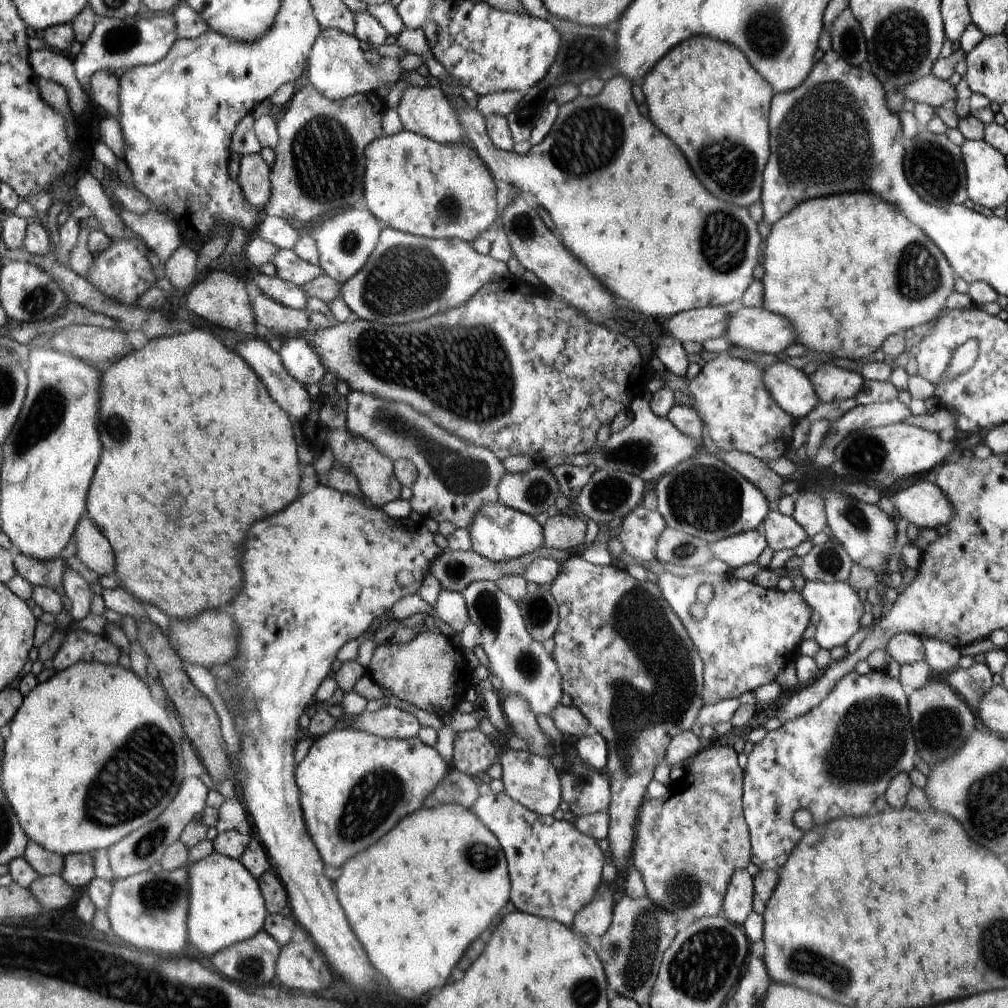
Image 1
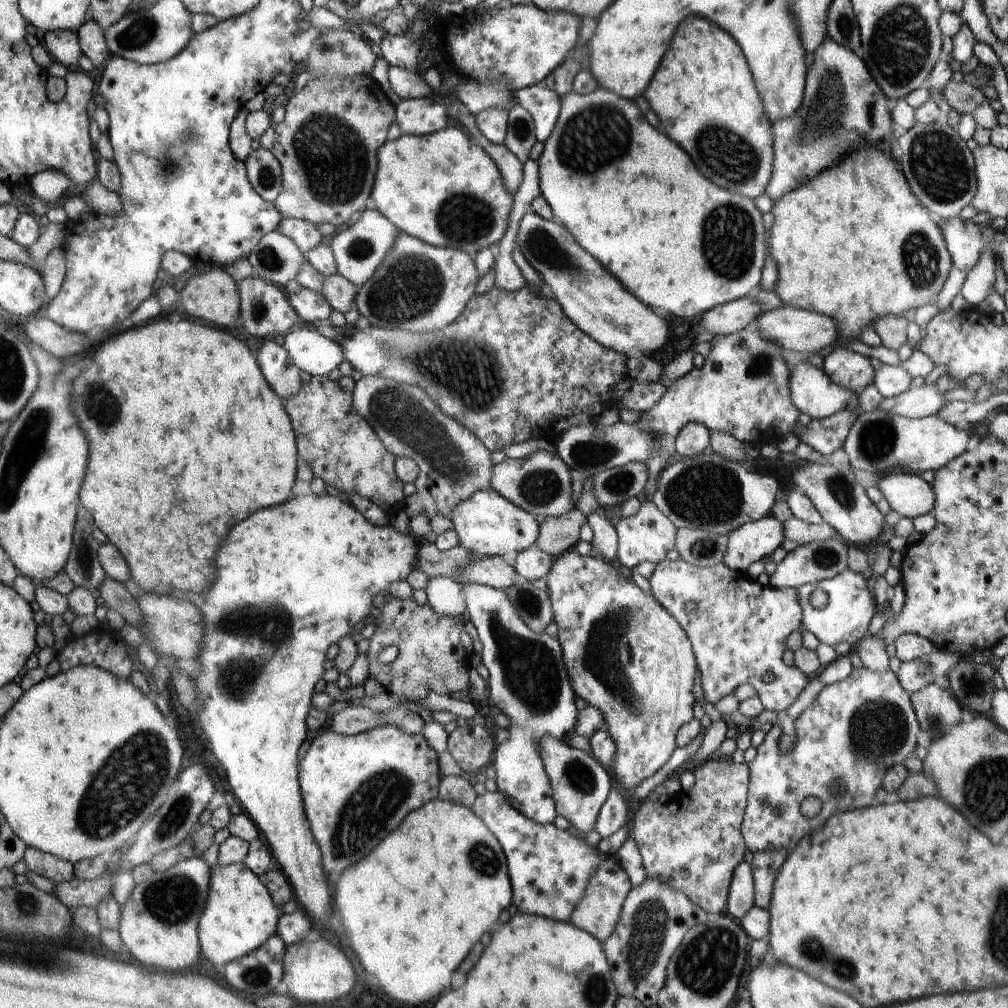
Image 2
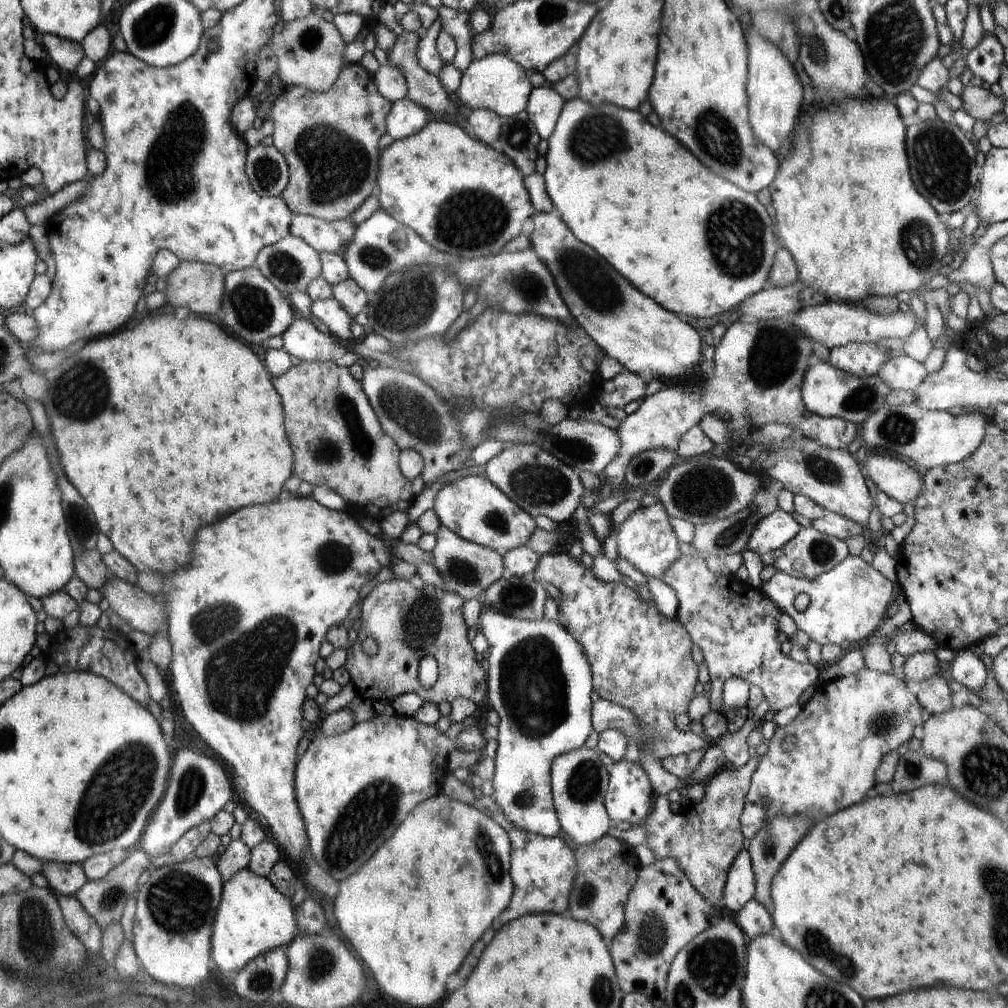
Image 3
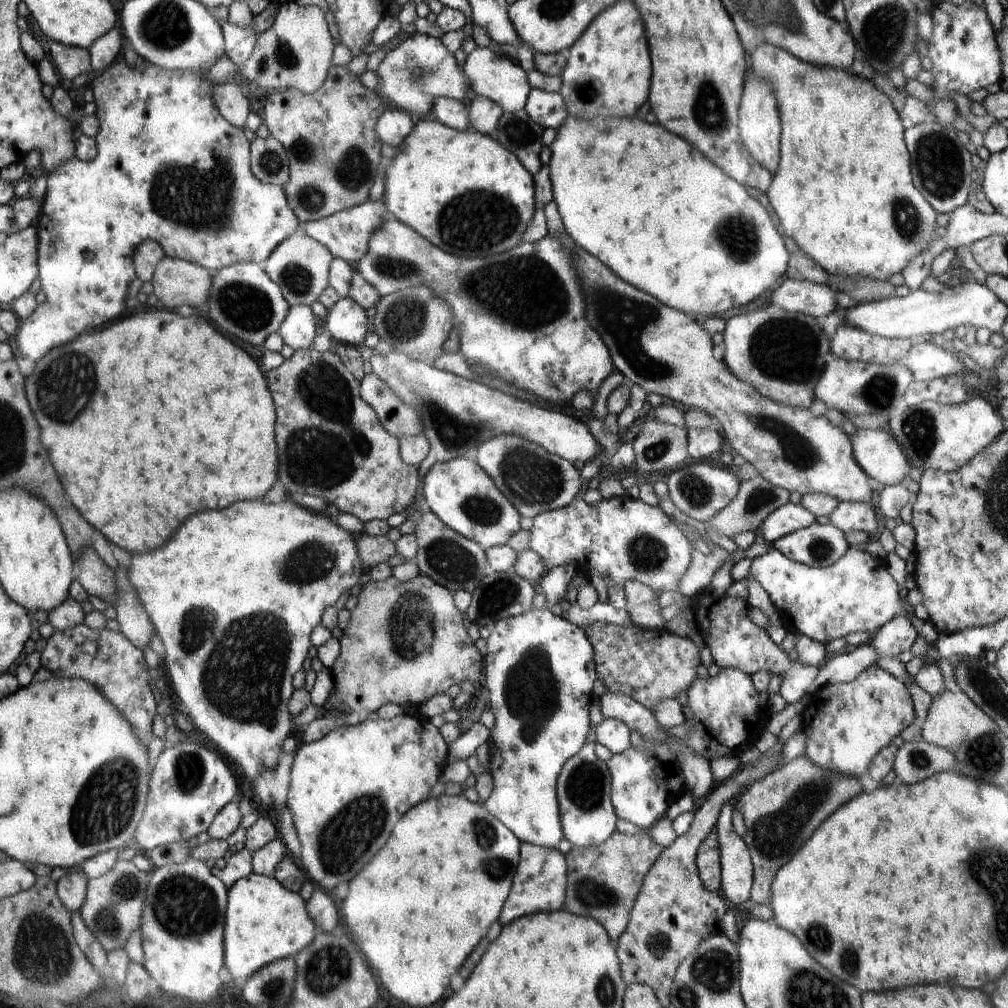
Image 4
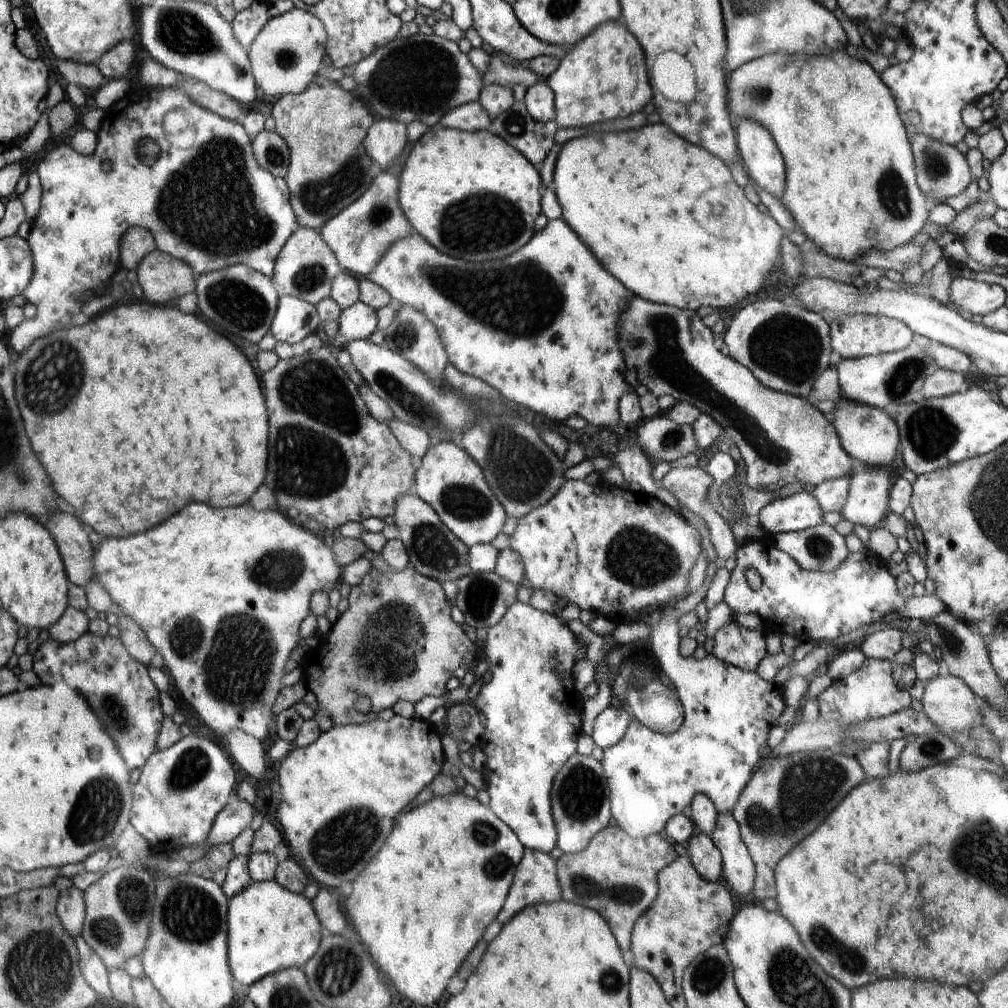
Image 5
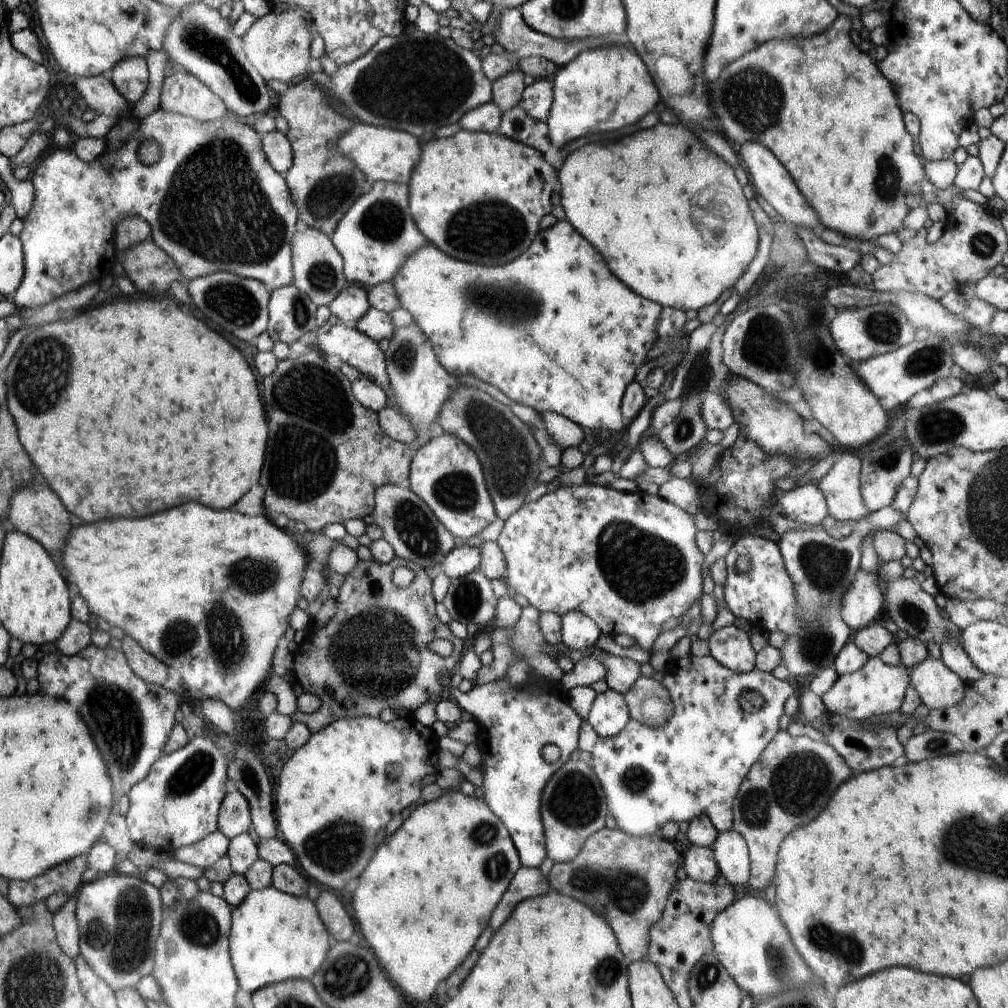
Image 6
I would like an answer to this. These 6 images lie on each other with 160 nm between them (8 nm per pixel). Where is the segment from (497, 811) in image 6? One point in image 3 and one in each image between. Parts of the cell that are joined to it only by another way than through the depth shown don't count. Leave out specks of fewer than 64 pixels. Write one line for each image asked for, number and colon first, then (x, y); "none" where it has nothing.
3: (539, 682)
4: (539, 671)
5: (534, 717)

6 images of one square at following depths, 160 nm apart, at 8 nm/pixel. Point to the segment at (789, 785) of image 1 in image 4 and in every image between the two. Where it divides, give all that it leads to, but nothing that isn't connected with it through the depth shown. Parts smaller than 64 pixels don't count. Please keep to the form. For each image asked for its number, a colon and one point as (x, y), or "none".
2: (855, 731)
3: (842, 732)
4: (846, 724)

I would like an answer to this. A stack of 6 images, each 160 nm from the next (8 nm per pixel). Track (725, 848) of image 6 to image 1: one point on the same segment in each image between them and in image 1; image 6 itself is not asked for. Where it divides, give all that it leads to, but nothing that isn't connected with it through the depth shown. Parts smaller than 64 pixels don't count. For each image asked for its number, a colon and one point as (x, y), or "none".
1: (738, 902)
2: (740, 899)
3: (740, 887)
4: (736, 867)
5: (738, 867)

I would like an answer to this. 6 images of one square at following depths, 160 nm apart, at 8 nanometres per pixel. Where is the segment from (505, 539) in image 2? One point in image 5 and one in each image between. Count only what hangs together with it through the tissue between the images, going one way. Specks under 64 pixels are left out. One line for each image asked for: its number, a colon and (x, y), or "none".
3: (472, 507)
4: (459, 493)
5: (452, 483)

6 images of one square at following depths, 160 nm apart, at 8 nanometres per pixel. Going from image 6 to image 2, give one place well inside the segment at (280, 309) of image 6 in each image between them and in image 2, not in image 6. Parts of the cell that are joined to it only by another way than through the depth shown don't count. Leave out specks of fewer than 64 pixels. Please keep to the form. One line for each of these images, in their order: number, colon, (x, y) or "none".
2: (317, 355)
3: (302, 339)
4: (298, 330)
5: (295, 319)

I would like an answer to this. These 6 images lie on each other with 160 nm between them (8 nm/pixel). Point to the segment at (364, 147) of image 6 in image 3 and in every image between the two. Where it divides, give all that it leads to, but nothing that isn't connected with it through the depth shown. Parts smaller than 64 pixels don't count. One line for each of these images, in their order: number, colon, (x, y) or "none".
3: (406, 118)
4: (394, 126)
5: (385, 140)

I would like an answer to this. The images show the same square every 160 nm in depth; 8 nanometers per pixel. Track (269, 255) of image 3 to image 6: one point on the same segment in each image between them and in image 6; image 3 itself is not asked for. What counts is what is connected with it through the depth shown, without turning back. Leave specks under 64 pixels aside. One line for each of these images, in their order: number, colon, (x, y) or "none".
4: (299, 266)
5: (306, 267)
6: (317, 266)

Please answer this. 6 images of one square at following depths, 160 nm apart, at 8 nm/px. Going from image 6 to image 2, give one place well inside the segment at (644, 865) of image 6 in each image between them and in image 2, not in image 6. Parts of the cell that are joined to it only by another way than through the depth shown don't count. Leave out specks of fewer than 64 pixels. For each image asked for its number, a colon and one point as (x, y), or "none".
2: (598, 912)
3: (606, 871)
4: (603, 881)
5: (616, 874)

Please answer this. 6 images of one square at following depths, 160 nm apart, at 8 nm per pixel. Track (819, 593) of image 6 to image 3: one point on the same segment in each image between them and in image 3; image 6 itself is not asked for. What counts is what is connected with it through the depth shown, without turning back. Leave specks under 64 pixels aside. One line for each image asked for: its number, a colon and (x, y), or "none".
3: (811, 553)
4: (818, 545)
5: (821, 548)

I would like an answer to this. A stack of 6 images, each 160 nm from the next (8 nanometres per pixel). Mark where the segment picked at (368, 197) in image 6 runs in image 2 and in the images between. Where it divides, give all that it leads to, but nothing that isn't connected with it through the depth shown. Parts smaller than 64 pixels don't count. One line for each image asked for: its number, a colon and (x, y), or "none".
2: (305, 235)
3: (330, 237)
4: (346, 234)
5: (358, 235)

